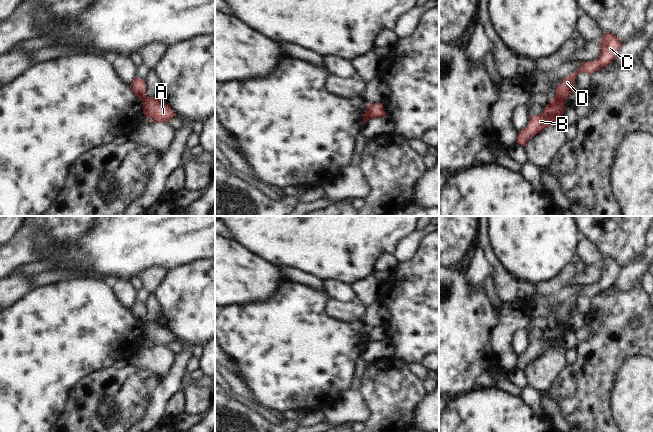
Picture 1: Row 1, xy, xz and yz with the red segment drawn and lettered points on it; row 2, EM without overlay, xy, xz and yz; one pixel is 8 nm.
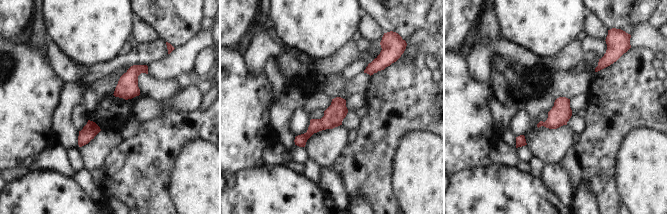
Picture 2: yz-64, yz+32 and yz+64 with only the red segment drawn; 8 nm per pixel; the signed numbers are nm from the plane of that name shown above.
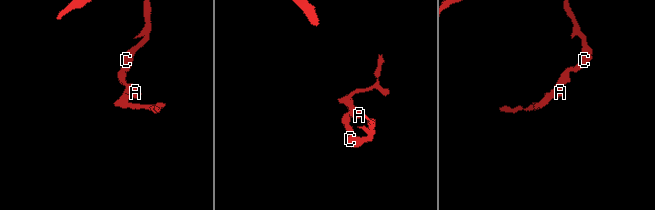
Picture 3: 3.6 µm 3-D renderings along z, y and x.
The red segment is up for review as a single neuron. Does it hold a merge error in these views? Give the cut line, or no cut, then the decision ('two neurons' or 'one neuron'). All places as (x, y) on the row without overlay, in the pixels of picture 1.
cut in yz along (554, 320), (564, 325); two neurons

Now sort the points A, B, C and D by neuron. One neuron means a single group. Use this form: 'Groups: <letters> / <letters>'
Groups: A B / C D

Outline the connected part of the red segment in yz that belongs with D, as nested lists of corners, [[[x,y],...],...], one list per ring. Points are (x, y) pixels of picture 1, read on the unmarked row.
[[[610,256],[603,257],[599,268],[601,269],[600,281],[593,285],[581,288],[580,292],[576,296],[564,302],[562,307],[558,309],[554,321],[566,325],[570,318],[577,314],[574,310],[574,304],[579,297],[584,296],[592,299],[596,295],[610,289],[618,279],[623,269],[621,265]]]

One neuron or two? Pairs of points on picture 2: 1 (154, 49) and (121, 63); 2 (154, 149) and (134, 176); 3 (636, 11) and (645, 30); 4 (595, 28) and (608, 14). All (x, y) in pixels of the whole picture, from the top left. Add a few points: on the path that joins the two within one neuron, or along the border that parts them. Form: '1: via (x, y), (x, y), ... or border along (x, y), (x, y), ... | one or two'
1: via (146, 53), (129, 60) | one
2: via (150, 156), (140, 169) | one
3: border along (648, 21), (638, 23), (630, 34) | two
4: border along (587, 11), (592, 12), (608, 29) | two

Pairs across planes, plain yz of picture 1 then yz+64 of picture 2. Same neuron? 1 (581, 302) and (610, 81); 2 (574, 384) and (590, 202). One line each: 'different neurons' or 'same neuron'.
1: different neurons
2: different neurons

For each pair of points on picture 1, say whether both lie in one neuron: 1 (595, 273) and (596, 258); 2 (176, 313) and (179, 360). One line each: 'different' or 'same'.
1: different
2: same

